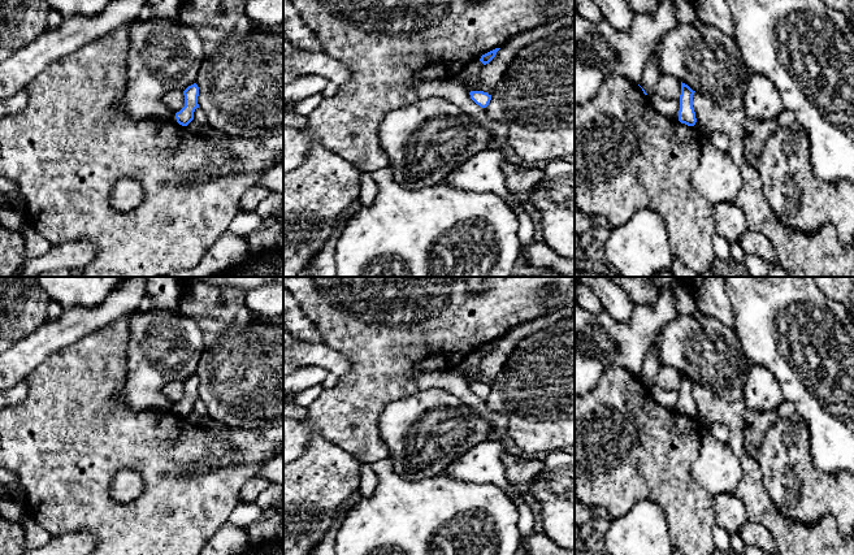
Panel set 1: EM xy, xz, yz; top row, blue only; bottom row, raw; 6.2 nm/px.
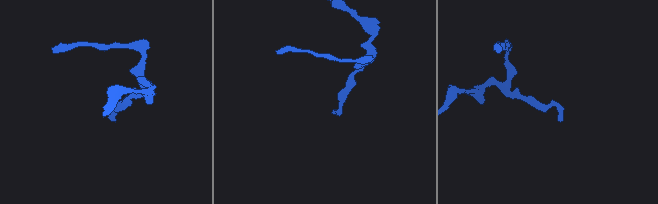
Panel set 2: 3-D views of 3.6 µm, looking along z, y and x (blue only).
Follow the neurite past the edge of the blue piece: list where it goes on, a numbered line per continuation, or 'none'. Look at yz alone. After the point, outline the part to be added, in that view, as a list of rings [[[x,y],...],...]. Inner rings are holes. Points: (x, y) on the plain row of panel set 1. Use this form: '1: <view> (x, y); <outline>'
none

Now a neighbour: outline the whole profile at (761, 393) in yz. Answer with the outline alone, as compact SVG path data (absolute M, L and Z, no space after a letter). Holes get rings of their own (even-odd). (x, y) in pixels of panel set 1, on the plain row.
M749 363L747 380L742 389L746 409L776 411L783 403L783 391L773 374L762 365Z

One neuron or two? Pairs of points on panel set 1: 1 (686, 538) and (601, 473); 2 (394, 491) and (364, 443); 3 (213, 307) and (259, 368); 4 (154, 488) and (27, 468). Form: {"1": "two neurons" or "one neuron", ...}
{"1": "one neuron", "2": "two neurons", "3": "one neuron", "4": "one neuron"}

